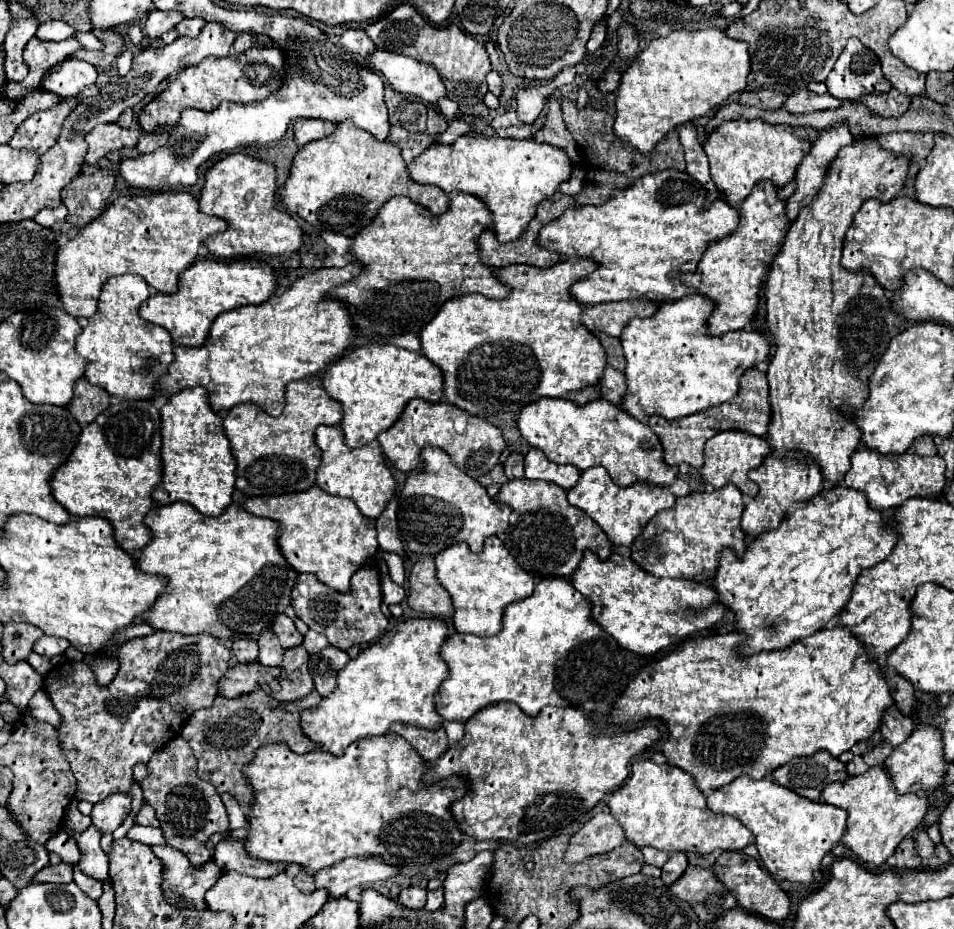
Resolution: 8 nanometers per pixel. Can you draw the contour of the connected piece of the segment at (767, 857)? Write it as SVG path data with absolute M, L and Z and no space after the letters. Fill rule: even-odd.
M737 777L733 783L715 789L709 797L707 797L707 807L713 813L721 813L721 815L733 815L735 819L739 819L755 837L755 845L759 851L759 857L765 865L765 869L777 877L777 879L787 879L787 881L795 881L795 883L811 883L813 881L813 873L819 871L821 867L821 859L841 841L841 835L845 831L845 811L827 803L815 803L809 801L805 797L799 797L797 793L773 783L771 779L749 779L749 777Z

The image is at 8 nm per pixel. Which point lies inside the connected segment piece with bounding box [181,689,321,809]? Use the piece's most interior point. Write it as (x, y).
(224, 737)

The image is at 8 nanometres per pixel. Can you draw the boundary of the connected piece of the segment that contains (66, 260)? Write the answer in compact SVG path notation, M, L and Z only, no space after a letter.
M161 191L119 197L95 221L91 221L89 227L83 227L73 239L67 241L65 247L57 251L57 291L61 295L61 303L65 311L73 317L91 317L97 311L97 299L103 283L113 275L125 273L141 275L147 285L159 293L175 293L179 273L195 261L201 243L209 235L225 231L225 227L227 223L223 219L201 213L197 199L191 193Z

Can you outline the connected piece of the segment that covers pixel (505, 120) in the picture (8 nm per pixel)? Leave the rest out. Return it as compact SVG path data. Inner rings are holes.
M508 111L502 115L496 115L492 120L489 117L486 117L486 119L496 131L501 128L505 129L511 125L522 125L522 122L519 121L515 111Z

